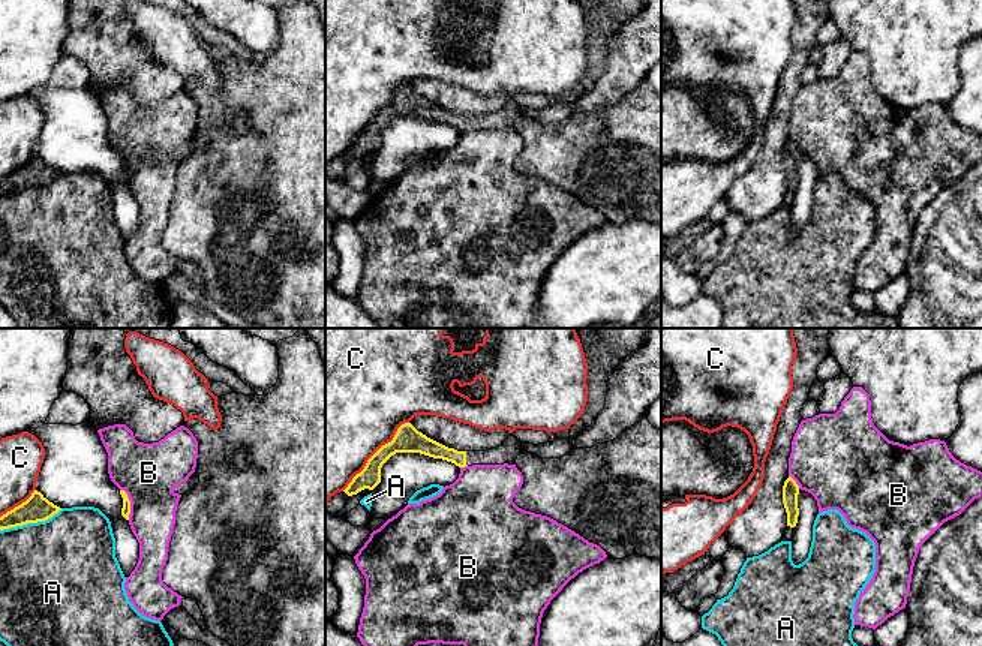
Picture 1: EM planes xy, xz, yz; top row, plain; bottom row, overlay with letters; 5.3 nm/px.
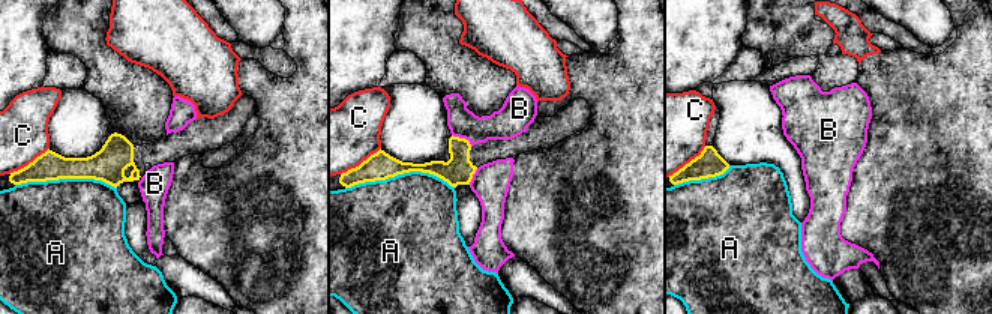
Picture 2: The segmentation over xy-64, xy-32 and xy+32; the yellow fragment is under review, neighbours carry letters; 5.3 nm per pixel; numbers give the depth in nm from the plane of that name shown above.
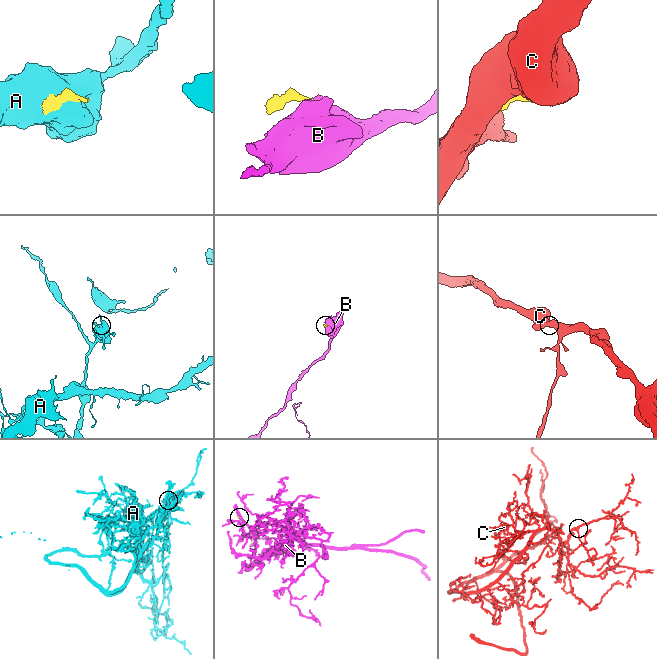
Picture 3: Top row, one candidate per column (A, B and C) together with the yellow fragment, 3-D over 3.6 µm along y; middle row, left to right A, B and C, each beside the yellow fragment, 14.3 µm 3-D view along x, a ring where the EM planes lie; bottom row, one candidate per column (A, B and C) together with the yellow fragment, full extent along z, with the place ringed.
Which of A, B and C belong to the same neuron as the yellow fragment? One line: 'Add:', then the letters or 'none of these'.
Add: none of these

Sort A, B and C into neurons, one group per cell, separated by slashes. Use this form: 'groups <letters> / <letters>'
groups A / B / C

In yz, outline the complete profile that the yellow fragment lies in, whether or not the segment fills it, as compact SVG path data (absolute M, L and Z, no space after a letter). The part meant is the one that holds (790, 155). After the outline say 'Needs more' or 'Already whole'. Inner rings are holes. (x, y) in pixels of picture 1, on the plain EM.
M789 141L783 150L783 168L787 177L787 190L795 192L798 187L799 172L798 172L799 150Z. Already whole

